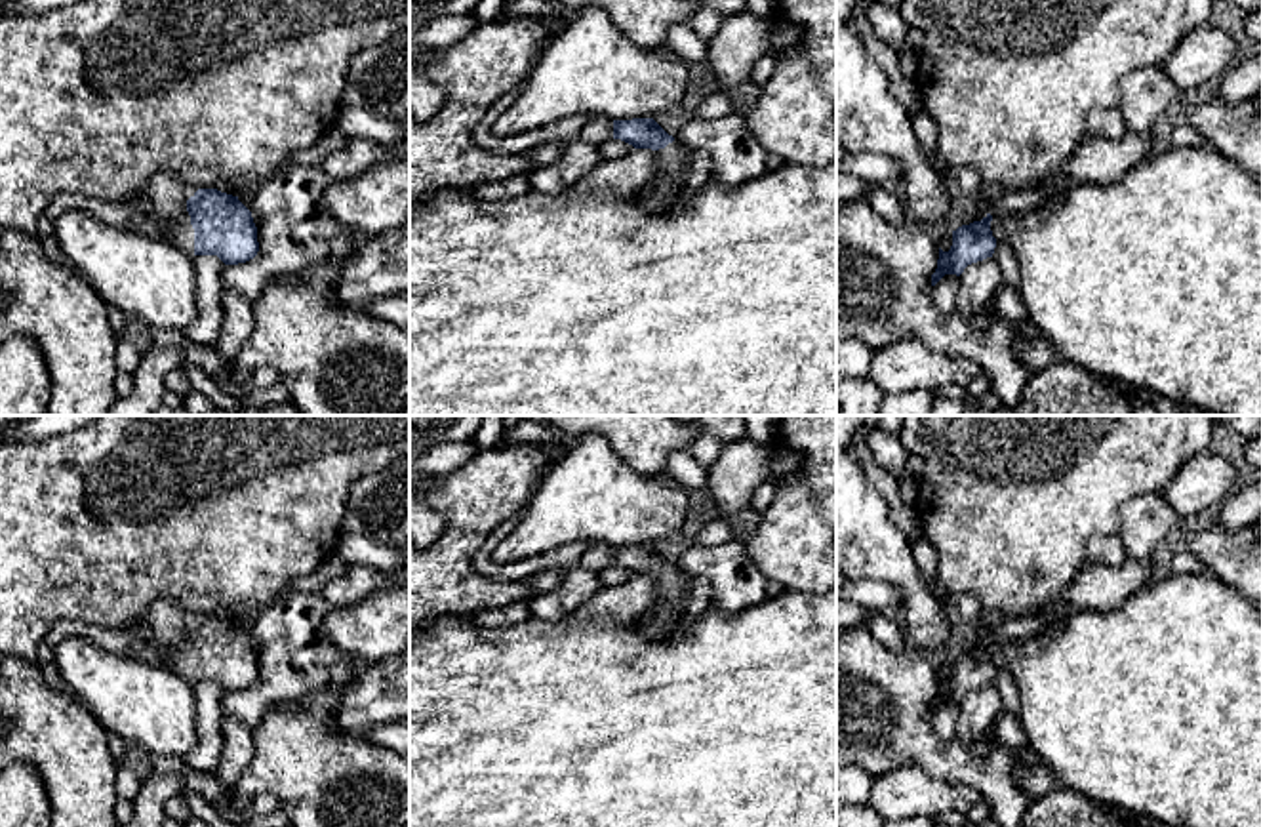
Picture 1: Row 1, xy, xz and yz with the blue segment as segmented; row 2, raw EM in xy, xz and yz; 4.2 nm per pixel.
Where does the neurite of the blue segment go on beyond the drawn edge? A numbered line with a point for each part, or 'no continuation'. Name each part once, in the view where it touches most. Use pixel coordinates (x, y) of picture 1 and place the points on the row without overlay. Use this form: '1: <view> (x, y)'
1: xy (168, 620)

